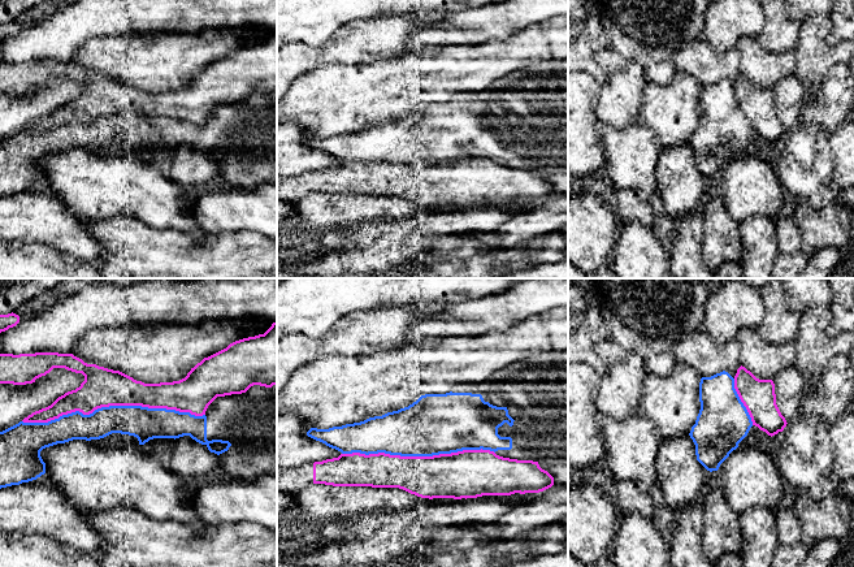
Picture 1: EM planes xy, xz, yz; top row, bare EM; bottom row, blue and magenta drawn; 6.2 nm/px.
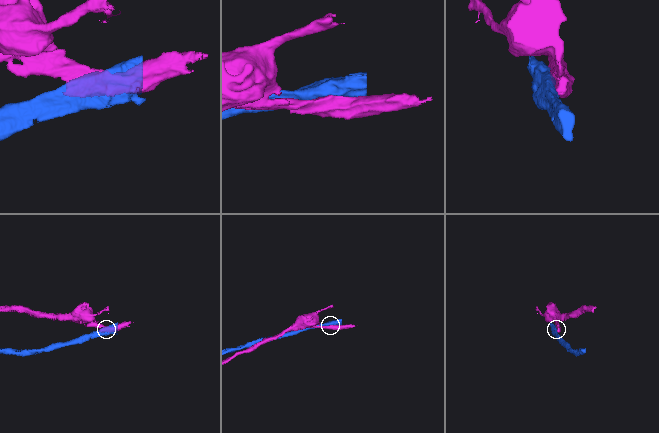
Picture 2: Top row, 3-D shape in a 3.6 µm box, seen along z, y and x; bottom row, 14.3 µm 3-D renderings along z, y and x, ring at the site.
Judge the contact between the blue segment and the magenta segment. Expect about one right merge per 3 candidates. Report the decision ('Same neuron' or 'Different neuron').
Different neuron

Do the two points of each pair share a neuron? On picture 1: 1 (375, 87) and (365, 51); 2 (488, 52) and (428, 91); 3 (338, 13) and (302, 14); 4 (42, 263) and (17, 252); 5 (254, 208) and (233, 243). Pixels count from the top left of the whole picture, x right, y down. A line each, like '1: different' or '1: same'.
1: different
2: same
3: same
4: same
5: different

